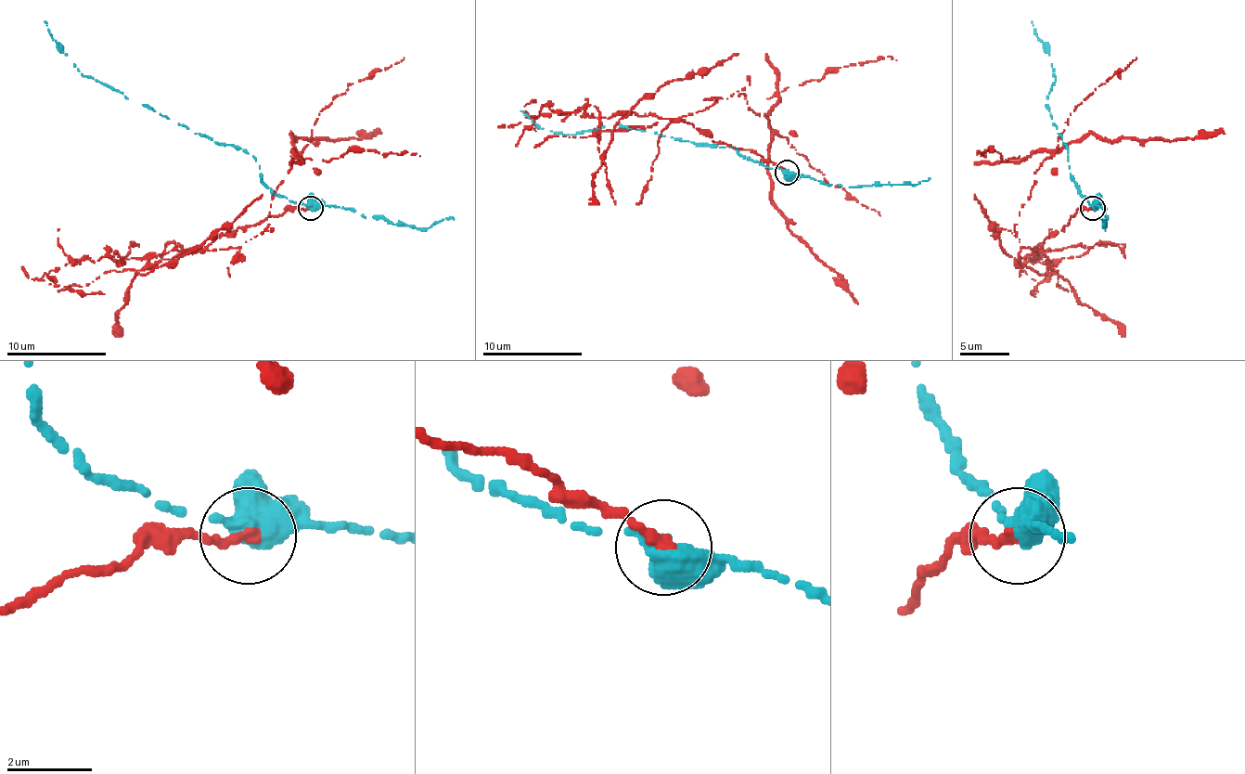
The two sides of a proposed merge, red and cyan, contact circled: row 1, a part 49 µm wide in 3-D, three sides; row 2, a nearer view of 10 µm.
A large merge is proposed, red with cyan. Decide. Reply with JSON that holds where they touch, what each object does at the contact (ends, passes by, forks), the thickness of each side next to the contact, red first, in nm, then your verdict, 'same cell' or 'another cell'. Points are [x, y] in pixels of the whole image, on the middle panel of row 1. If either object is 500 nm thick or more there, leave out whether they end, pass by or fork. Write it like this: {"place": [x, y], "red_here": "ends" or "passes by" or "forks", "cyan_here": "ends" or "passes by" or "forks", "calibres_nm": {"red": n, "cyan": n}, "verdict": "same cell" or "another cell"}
{"place": [787, 172], "calibres_nm": {"red": 280, "cyan": 650}, "verdict": "another cell"}

